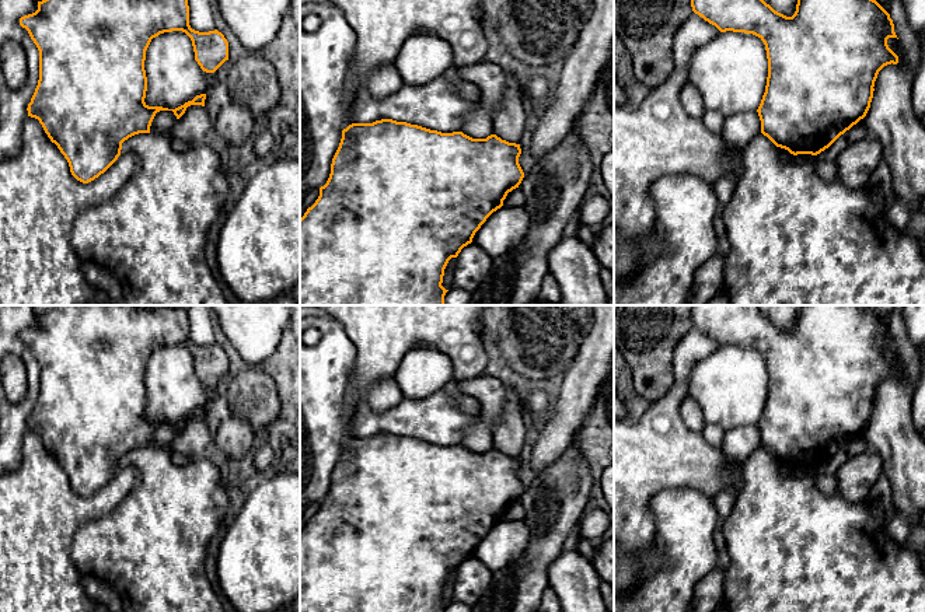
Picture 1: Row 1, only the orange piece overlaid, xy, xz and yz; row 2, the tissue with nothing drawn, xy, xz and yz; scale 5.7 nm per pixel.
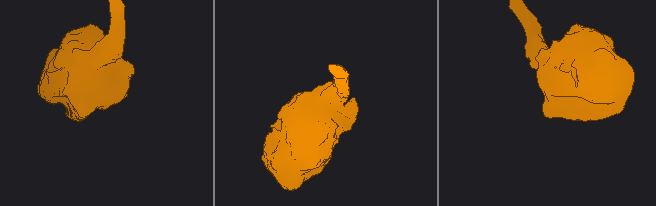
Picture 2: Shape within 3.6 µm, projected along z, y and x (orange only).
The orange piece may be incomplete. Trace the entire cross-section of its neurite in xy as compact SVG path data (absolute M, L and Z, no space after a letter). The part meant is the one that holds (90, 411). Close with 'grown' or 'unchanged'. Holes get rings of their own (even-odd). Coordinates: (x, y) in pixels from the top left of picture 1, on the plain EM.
M52 305L52 308L48 312L38 315L38 324L35 326L20 332L20 339L28 345L31 353L34 354L39 364L39 394L35 406L31 412L31 416L28 417L27 422L28 430L39 434L50 455L57 459L60 466L67 473L71 489L83 497L88 497L98 492L118 473L118 471L121 469L122 457L125 454L139 447L150 447L150 440L157 426L172 424L177 433L179 433L185 427L188 420L191 419L205 420L206 408L196 409L192 415L188 415L175 423L168 423L163 420L149 420L144 416L147 405L144 374L146 364L153 352L164 346L172 345L185 346L192 354L195 374L206 387L214 387L226 374L228 374L228 356L224 352L224 349L217 343L209 346L199 346L192 343L189 339L188 312L181 308L172 308L170 305L156 305L154 308L146 308L139 305Z | unchanged

